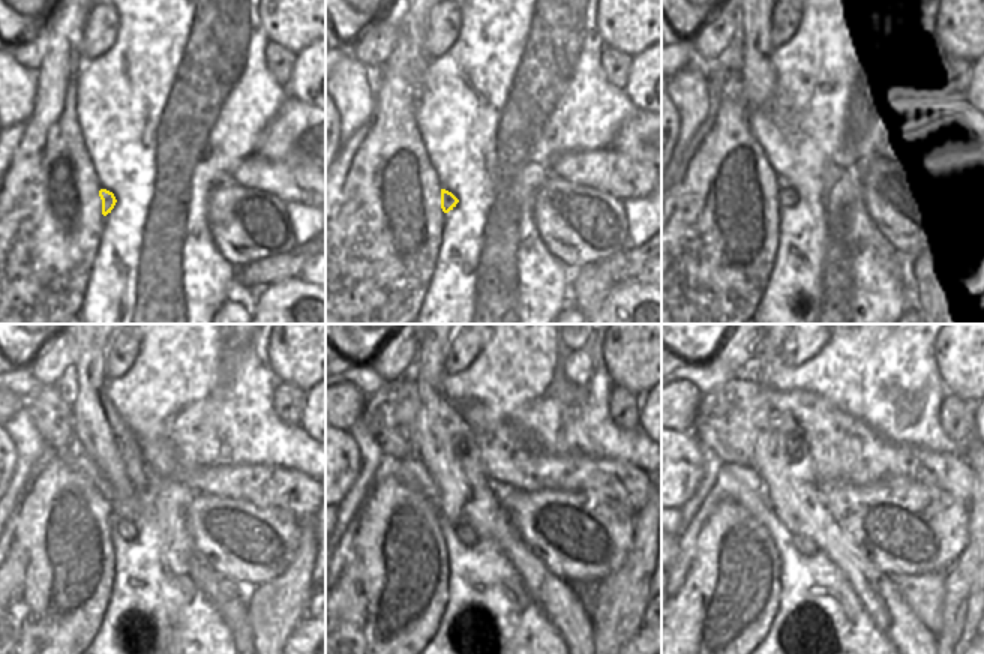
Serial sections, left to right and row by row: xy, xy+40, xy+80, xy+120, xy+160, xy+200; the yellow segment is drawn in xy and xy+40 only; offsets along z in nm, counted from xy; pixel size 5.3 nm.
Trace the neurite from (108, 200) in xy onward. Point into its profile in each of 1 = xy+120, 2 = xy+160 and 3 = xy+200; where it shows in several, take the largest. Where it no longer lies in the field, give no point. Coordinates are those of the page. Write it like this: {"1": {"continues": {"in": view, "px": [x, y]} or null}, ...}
{"1": {"continues": {"in": "xy+120", "px": [123, 528]}}, "2": {"continues": {"in": "xy+160", "px": [465, 536]}}, "3": {"continues": {"in": "xy+200", "px": [804, 545]}}}

